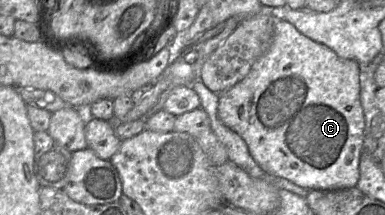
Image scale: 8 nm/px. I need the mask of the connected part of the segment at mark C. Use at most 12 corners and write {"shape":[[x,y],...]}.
{"shape":[[274,18],[219,94],[265,172],[356,187],[360,67]]}

